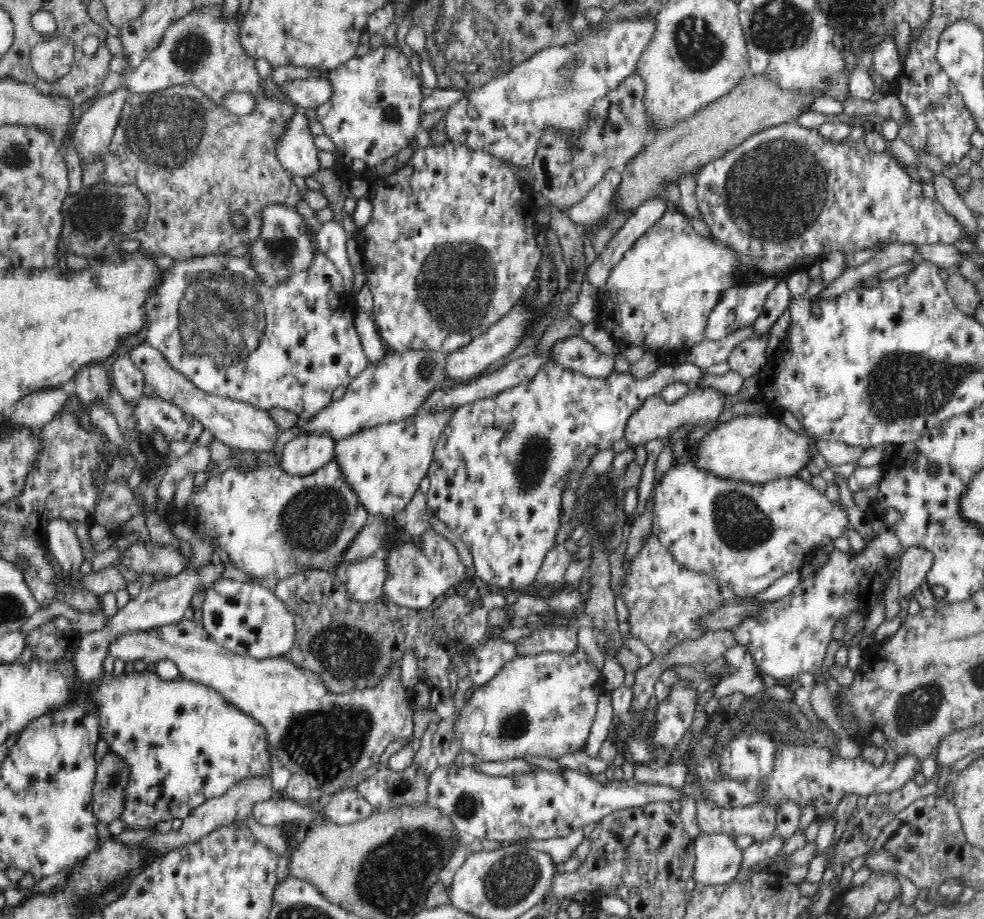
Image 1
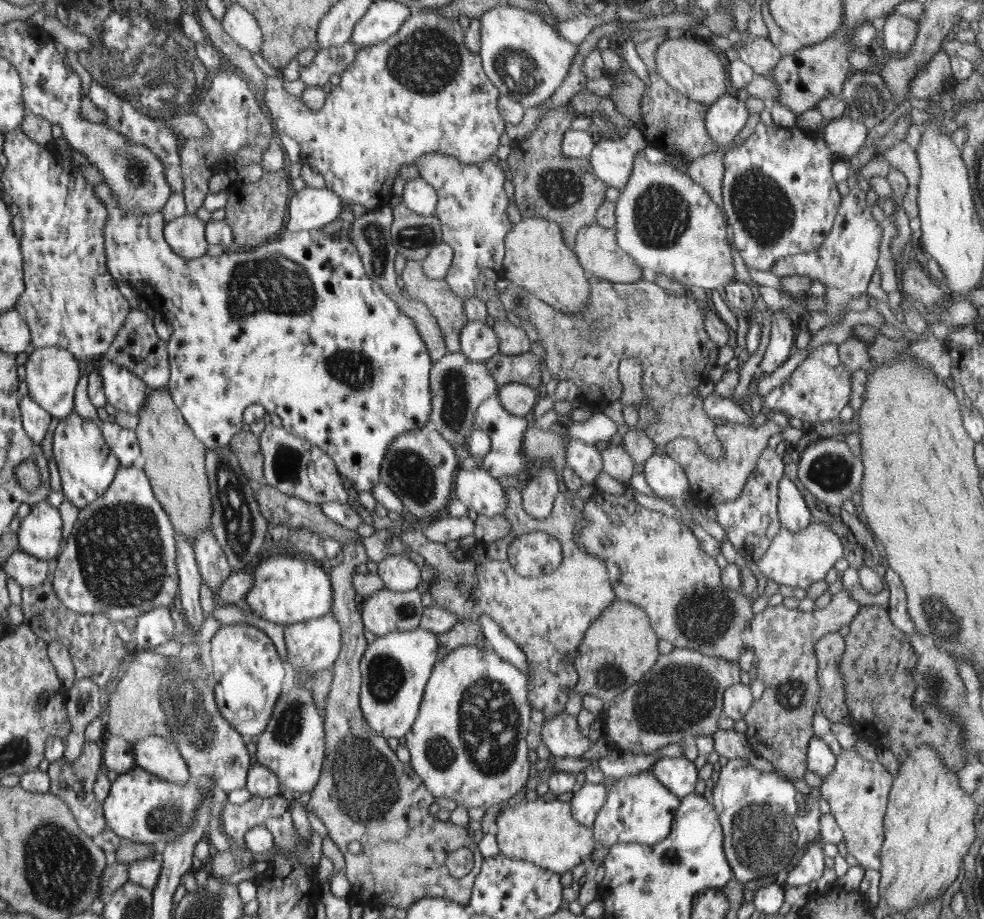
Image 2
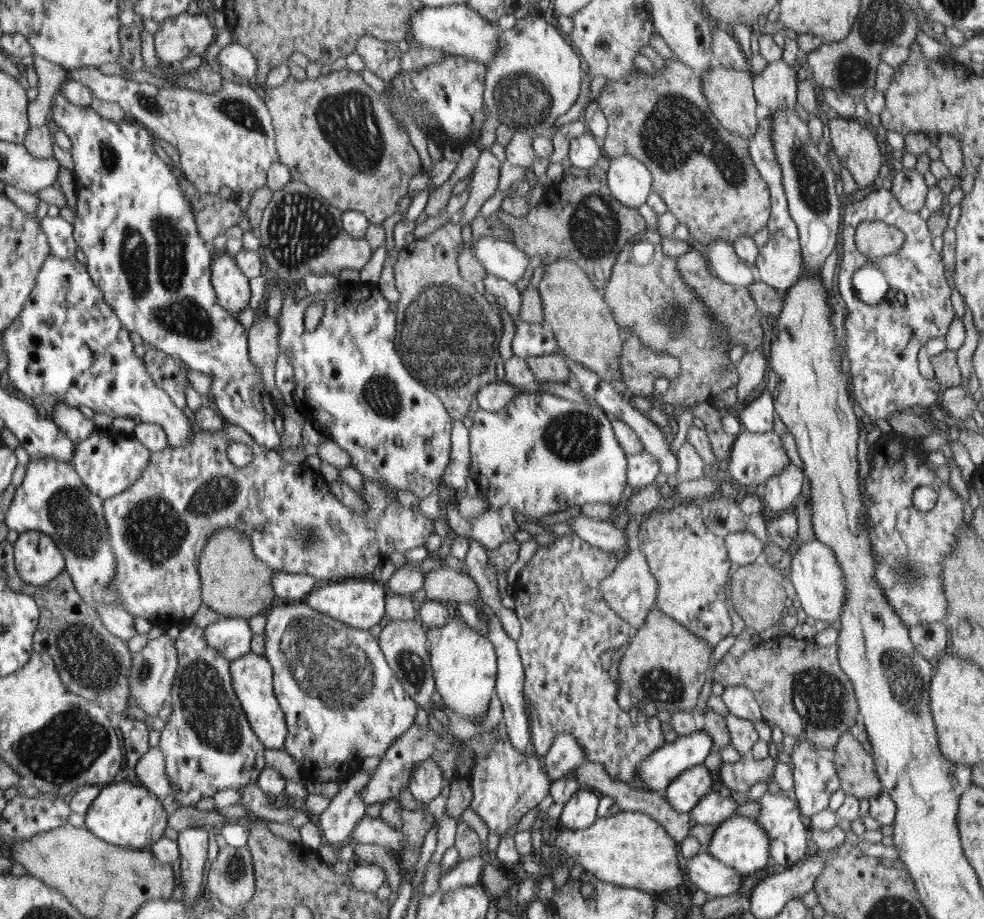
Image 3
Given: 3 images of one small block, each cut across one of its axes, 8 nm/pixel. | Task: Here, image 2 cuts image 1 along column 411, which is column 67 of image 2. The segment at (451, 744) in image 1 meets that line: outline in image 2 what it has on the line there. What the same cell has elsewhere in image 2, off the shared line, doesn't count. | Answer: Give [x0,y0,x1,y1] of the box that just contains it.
[47,743,106,840]

